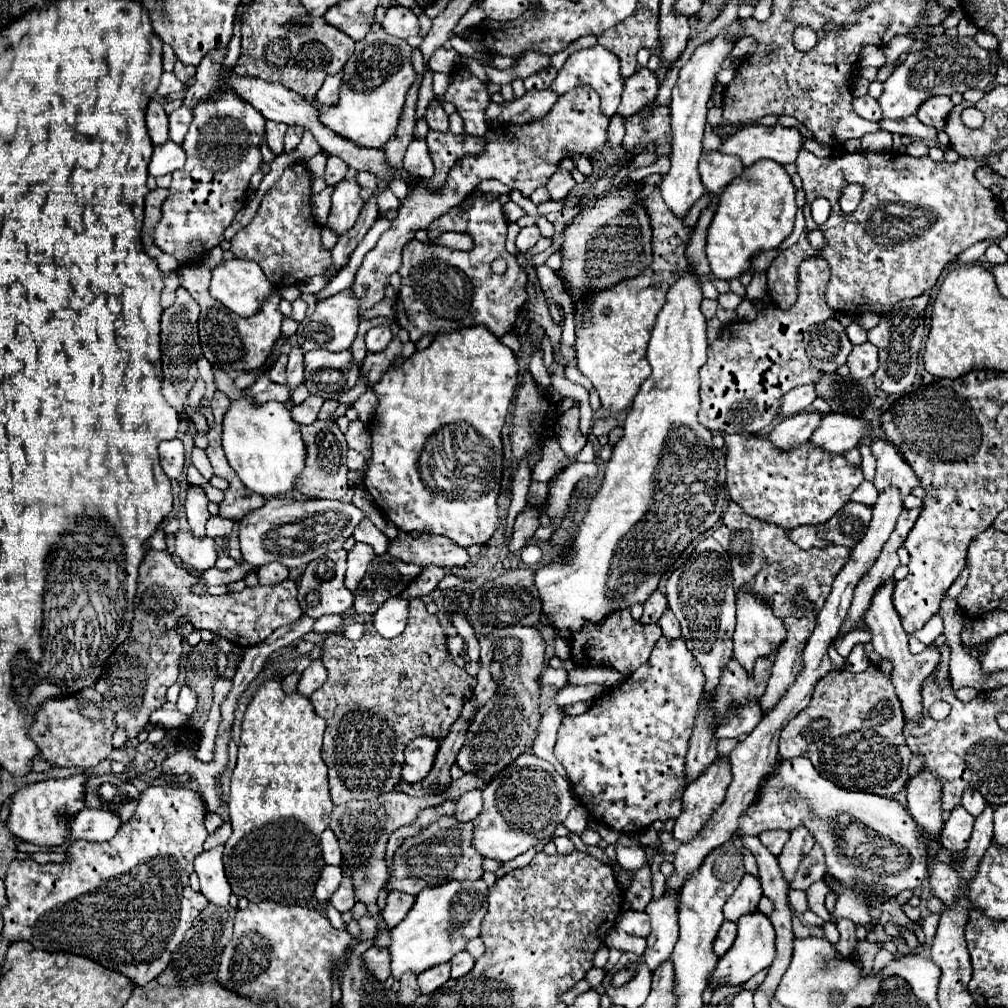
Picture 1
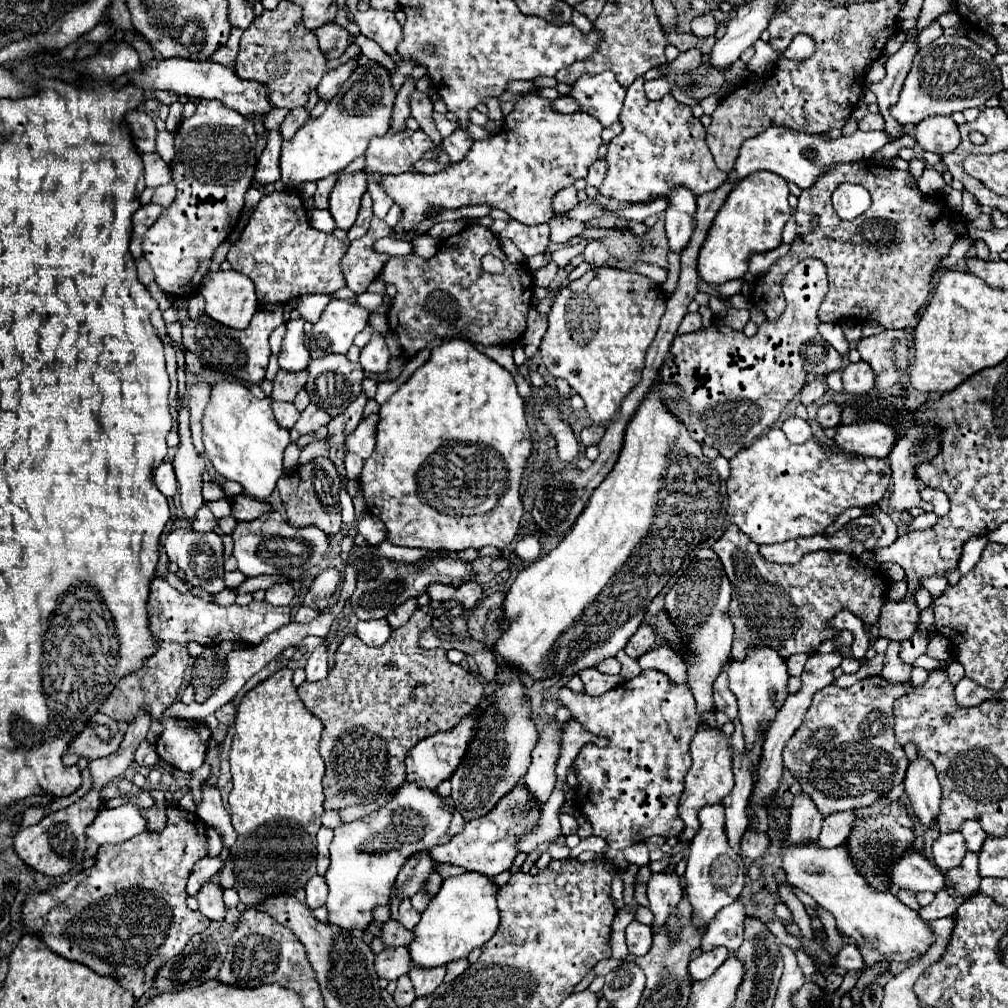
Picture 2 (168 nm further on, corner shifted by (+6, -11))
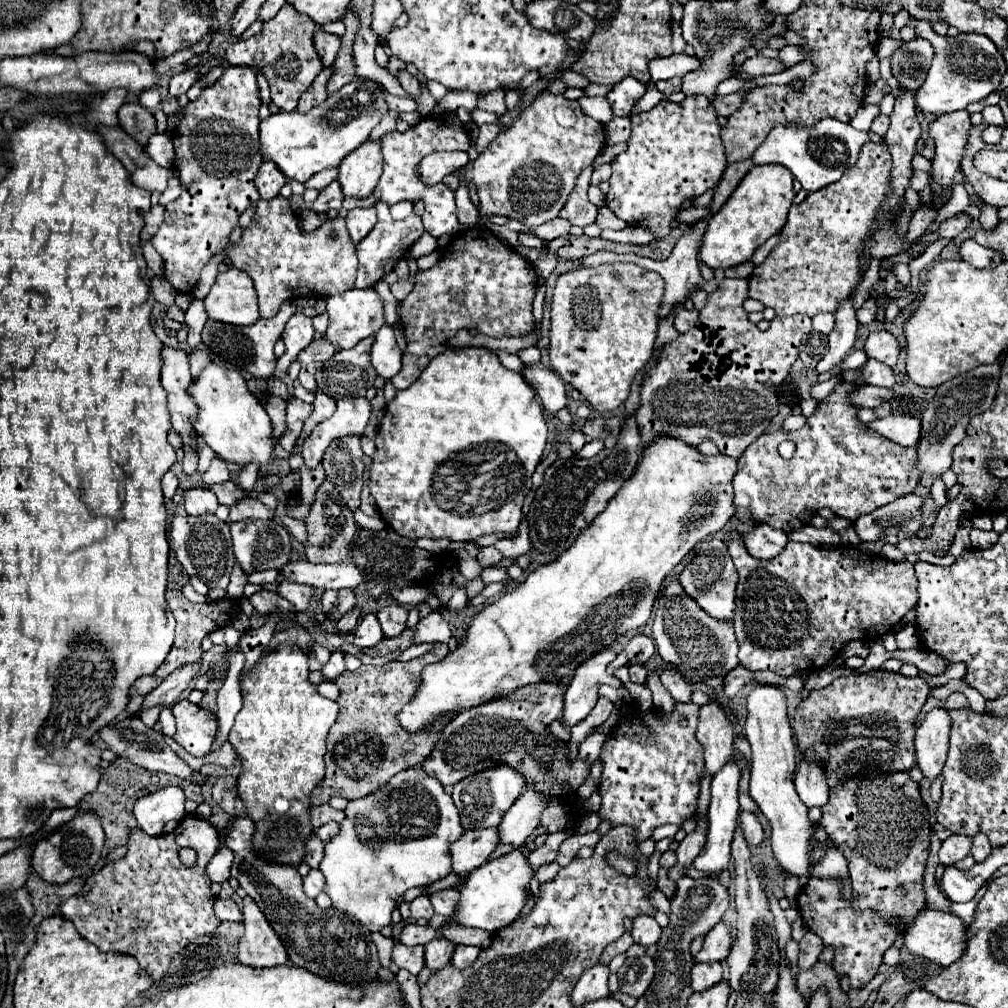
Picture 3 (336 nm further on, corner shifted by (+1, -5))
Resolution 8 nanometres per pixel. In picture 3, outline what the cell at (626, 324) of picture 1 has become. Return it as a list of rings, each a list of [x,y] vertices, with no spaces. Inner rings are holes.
[[[600,264],[594,268],[576,268],[570,272],[560,274],[556,288],[554,288],[554,300],[552,300],[552,326],[550,326],[550,346],[548,346],[548,356],[550,356],[550,364],[554,368],[554,372],[568,384],[572,384],[590,404],[594,410],[598,412],[614,412],[620,404],[624,404],[624,400],[630,394],[630,386],[634,382],[634,376],[638,374],[638,370],[642,370],[648,360],[652,358],[654,352],[654,342],[656,342],[656,332],[658,332],[658,310],[662,306],[662,294],[664,294],[664,282],[662,276],[656,272],[648,272],[636,264]]]

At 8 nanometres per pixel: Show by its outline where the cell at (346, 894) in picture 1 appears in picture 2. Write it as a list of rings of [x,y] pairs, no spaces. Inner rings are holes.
[[[403,782],[391,796],[391,800],[381,806],[379,810],[367,814],[365,818],[359,818],[349,824],[341,824],[335,828],[335,838],[329,848],[329,858],[331,864],[325,872],[325,880],[329,890],[343,890],[335,894],[333,898],[327,896],[327,910],[329,910],[329,922],[337,924],[345,930],[367,930],[367,926],[373,922],[373,910],[377,906],[387,904],[395,894],[397,894],[397,874],[405,860],[409,860],[415,854],[431,852],[433,846],[437,844],[447,844],[449,842],[449,824],[451,824],[453,810],[443,804],[443,800],[437,796],[435,790],[425,788],[415,782]]]

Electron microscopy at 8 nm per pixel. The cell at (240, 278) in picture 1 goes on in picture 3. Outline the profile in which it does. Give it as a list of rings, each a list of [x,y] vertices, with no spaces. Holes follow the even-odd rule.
[[[228,268],[216,276],[216,282],[204,304],[206,314],[218,322],[252,326],[260,318],[252,278],[238,268]]]

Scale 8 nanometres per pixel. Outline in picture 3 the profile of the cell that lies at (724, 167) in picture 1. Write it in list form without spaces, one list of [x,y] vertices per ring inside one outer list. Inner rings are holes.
[[[686,96],[678,104],[662,100],[648,112],[630,114],[632,136],[628,148],[612,162],[606,206],[626,224],[648,226],[656,238],[664,238],[676,226],[672,220],[682,202],[712,190],[726,170],[716,116],[706,96]]]

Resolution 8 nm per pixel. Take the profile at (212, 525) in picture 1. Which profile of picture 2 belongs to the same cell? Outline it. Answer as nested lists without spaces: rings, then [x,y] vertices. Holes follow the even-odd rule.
[[[205,504],[197,510],[197,514],[195,514],[195,518],[193,518],[191,528],[193,528],[193,530],[197,530],[197,532],[207,532],[207,530],[215,530],[215,528],[217,528],[215,516],[211,514],[211,510],[209,510]]]

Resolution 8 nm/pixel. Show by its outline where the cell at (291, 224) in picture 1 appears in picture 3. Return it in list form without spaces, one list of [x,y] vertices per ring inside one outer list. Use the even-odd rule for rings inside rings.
[[[278,194],[278,198],[270,198],[270,202],[260,198],[258,206],[256,206],[256,216],[252,218],[250,226],[244,228],[242,240],[238,244],[226,248],[232,264],[236,268],[248,272],[250,278],[254,280],[254,288],[258,292],[258,302],[260,302],[260,318],[272,318],[278,312],[280,304],[286,300],[294,300],[300,296],[312,296],[312,294],[334,296],[334,294],[342,294],[350,288],[354,288],[356,270],[358,270],[358,258],[356,258],[354,250],[356,250],[356,246],[348,234],[344,218],[338,216],[336,220],[322,224],[314,232],[304,232],[300,226],[298,214],[290,208],[290,200],[280,194]]]

